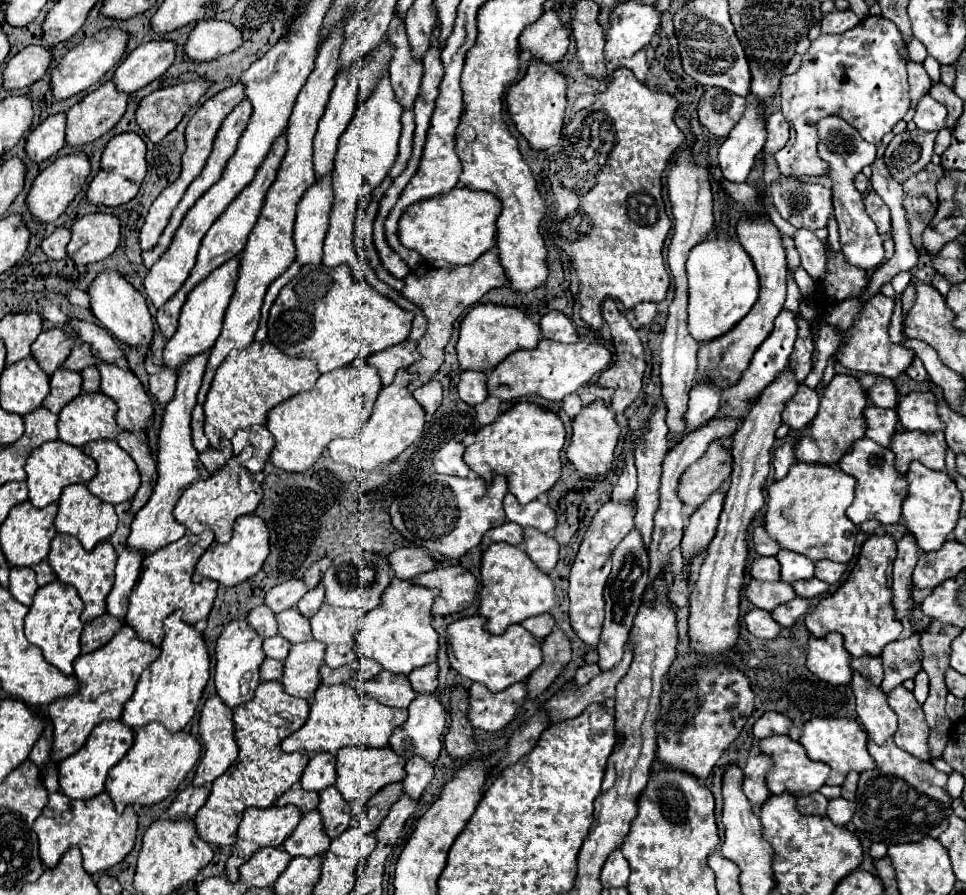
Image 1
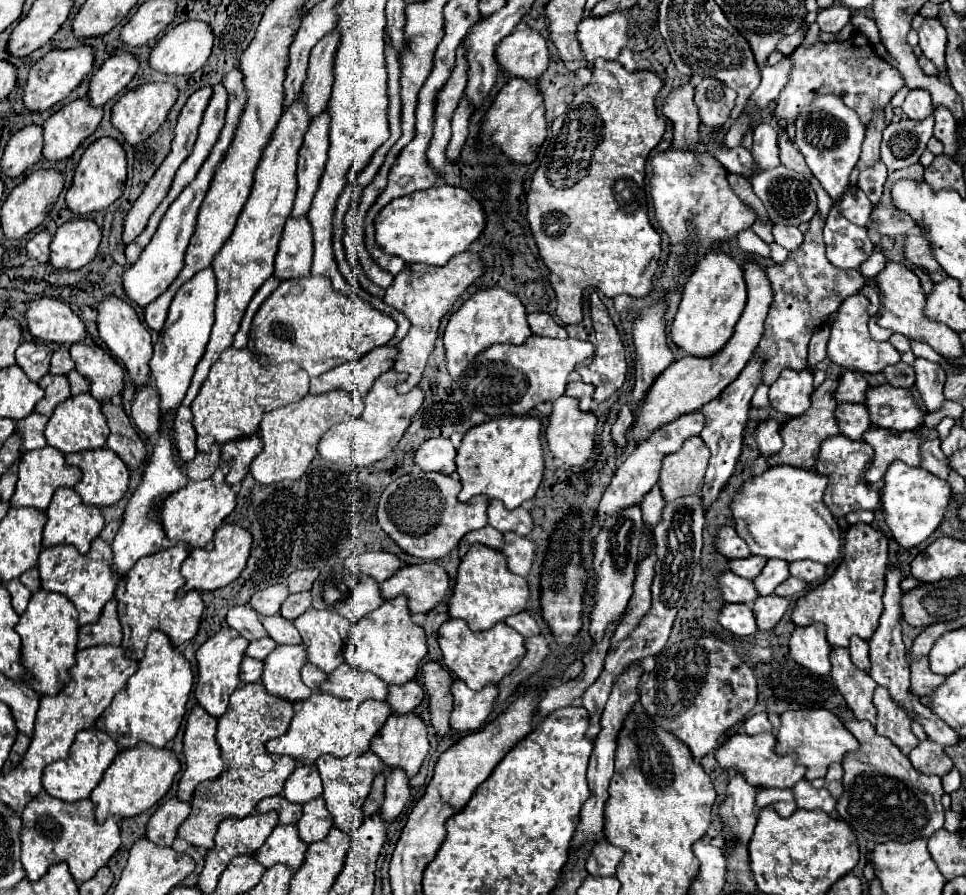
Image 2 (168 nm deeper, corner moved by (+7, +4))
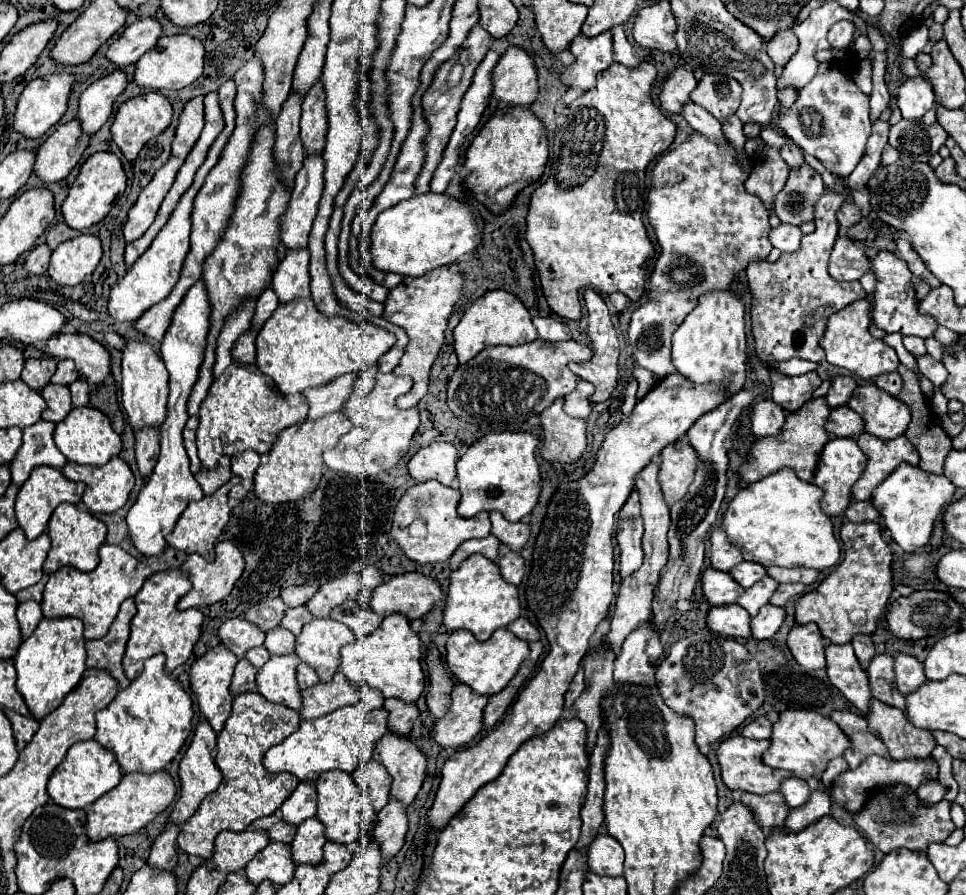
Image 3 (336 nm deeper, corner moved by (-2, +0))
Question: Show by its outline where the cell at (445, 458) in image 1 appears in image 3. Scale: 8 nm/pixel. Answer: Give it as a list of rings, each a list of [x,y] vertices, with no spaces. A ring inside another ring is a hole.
[[[433,441],[427,447],[421,447],[407,463],[409,475],[417,483],[425,481],[439,481],[443,485],[451,485],[453,479],[457,477],[455,471],[457,463],[457,449],[451,443],[437,443]]]

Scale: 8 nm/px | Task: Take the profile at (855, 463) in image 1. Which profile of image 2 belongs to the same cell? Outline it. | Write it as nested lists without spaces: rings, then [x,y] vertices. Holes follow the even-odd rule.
[[[844,435],[830,437],[822,443],[816,471],[822,475],[828,475],[828,489],[826,489],[826,505],[830,511],[834,511],[836,517],[846,517],[852,511],[874,511],[880,505],[880,491],[874,491],[870,483],[866,483],[864,473],[870,467],[874,459],[874,449],[864,441],[852,441]]]

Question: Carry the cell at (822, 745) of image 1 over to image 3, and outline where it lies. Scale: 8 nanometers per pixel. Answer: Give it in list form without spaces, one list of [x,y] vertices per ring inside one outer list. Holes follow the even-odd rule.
[[[787,709],[779,713],[779,721],[773,723],[773,733],[769,741],[771,745],[763,753],[763,763],[775,769],[785,769],[791,775],[807,781],[811,791],[819,789],[821,773],[825,771],[829,759],[843,755],[843,751],[849,747],[849,739],[837,723],[815,711],[803,709]]]

